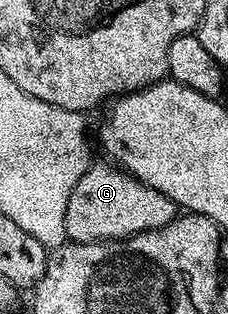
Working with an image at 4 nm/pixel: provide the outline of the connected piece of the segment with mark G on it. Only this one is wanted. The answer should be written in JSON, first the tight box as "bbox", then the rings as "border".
{"bbox":[65,164,179,242],"border":[[[90,164],[83,179],[75,183],[75,191],[71,191],[65,220],[65,236],[70,242],[120,241],[122,237],[163,227],[179,216],[179,206],[167,195],[136,181],[116,164],[108,164]]]}

